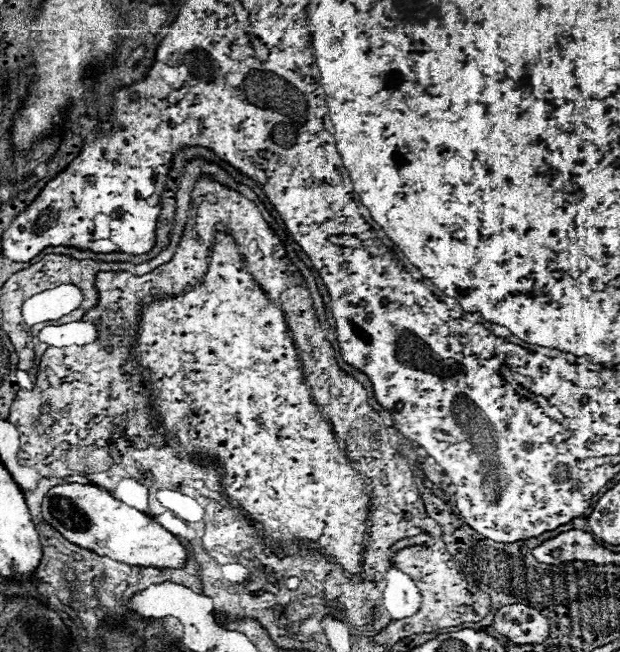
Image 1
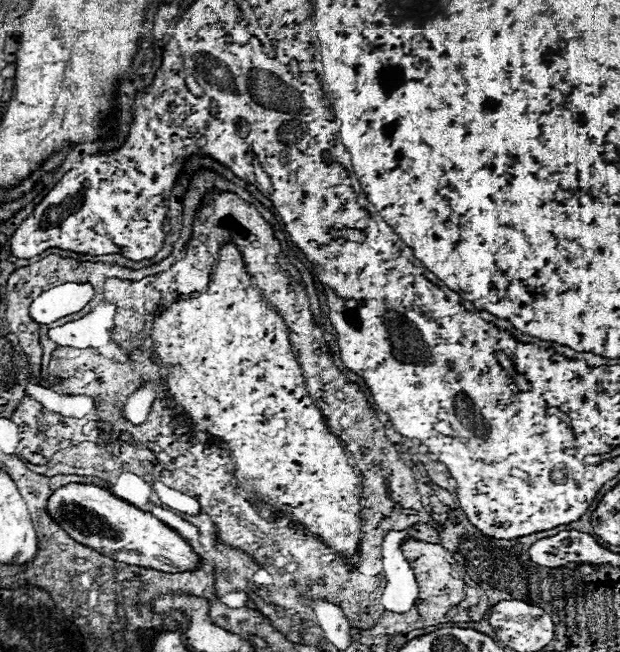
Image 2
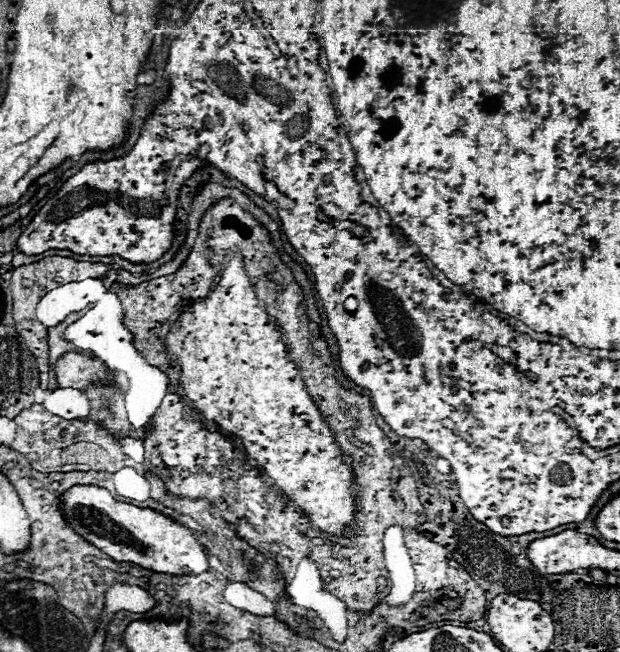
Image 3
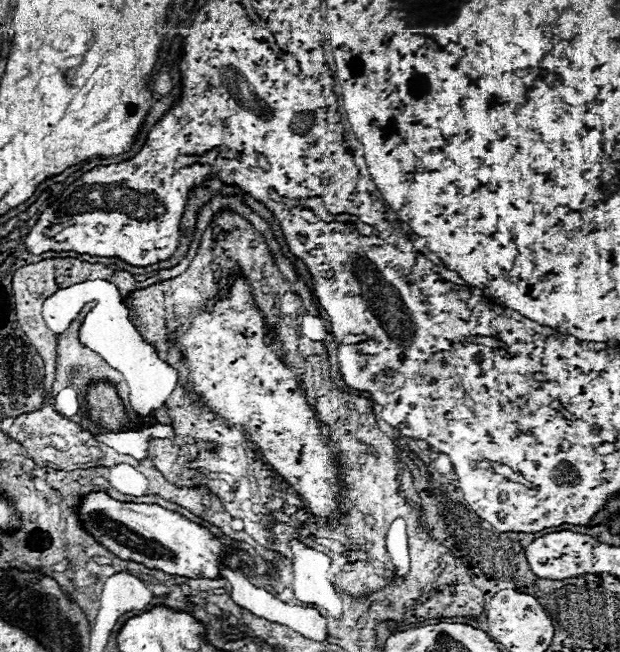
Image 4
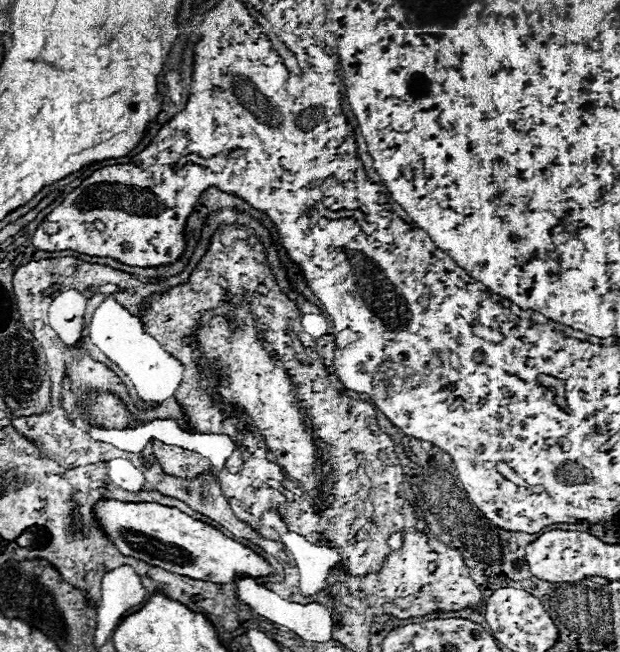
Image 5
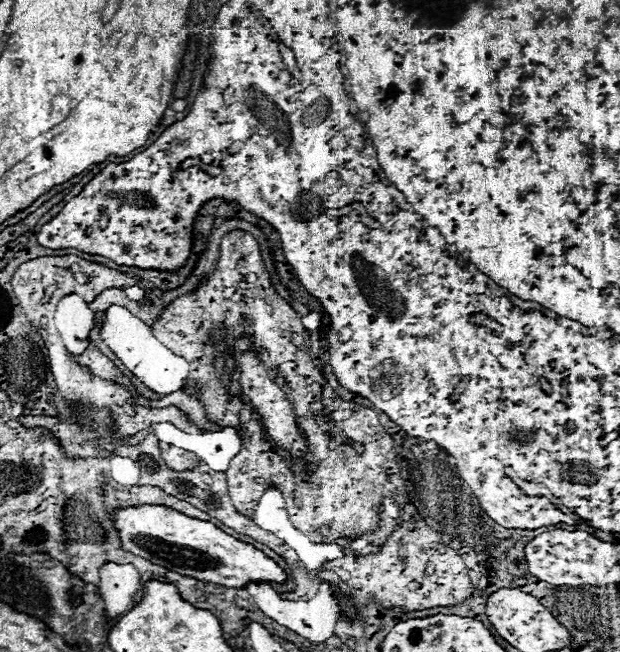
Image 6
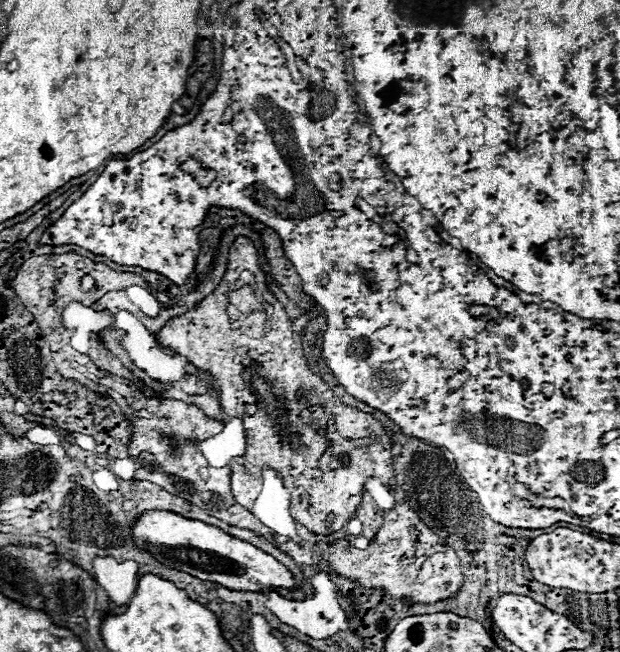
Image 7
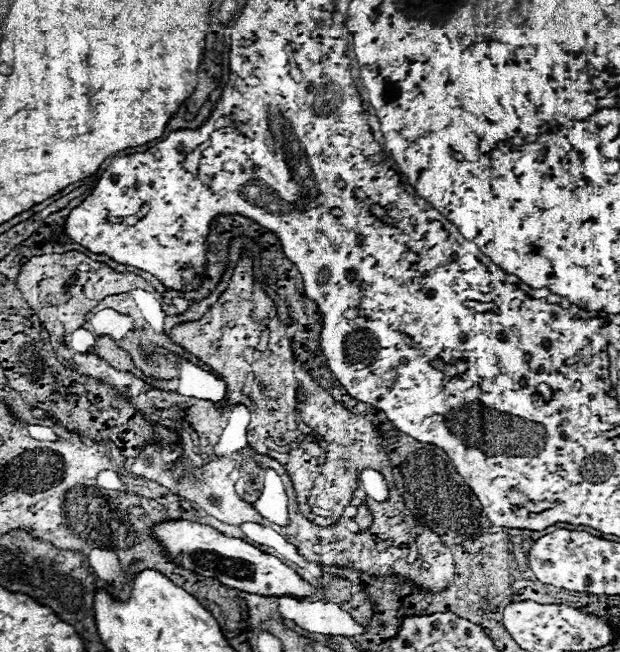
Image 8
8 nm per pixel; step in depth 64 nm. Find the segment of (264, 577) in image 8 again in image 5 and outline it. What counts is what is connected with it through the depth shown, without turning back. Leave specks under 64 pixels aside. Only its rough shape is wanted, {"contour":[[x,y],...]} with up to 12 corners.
{"contour":[[156,502],[96,504],[120,554],[230,584],[274,568]]}

